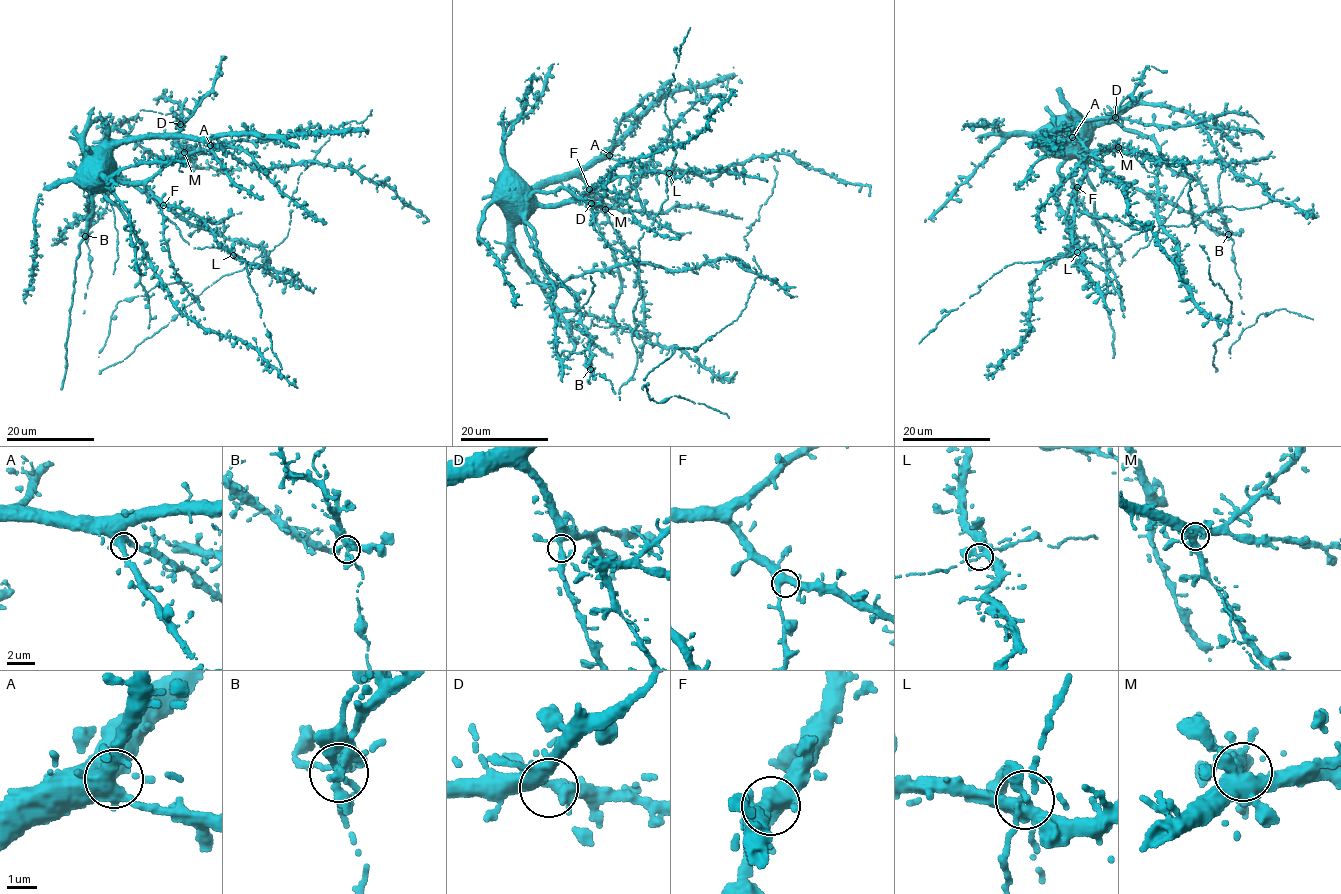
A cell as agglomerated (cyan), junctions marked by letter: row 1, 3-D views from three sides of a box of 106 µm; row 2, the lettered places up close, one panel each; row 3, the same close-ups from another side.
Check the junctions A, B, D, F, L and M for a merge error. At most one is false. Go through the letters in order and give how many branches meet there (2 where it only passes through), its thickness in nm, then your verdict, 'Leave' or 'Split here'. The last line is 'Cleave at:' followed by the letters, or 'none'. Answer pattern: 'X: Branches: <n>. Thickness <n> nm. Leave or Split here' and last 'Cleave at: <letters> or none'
A: Branches: 6. Thickness 360 nm. Leave
B: Branches: 6. Thickness 360 nm. Leave
D: Branches: 5. Thickness 320 nm. Leave
F: Branches: 5. Thickness 400 nm. Leave
L: Branches: 8. Thickness 320 nm. Leave
M: Branches: 9. Thickness 440 nm. Leave
Cleave at: none

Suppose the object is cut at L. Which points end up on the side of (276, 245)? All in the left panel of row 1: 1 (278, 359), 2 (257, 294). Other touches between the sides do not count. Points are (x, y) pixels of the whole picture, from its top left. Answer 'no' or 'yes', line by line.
1: no
2: no

